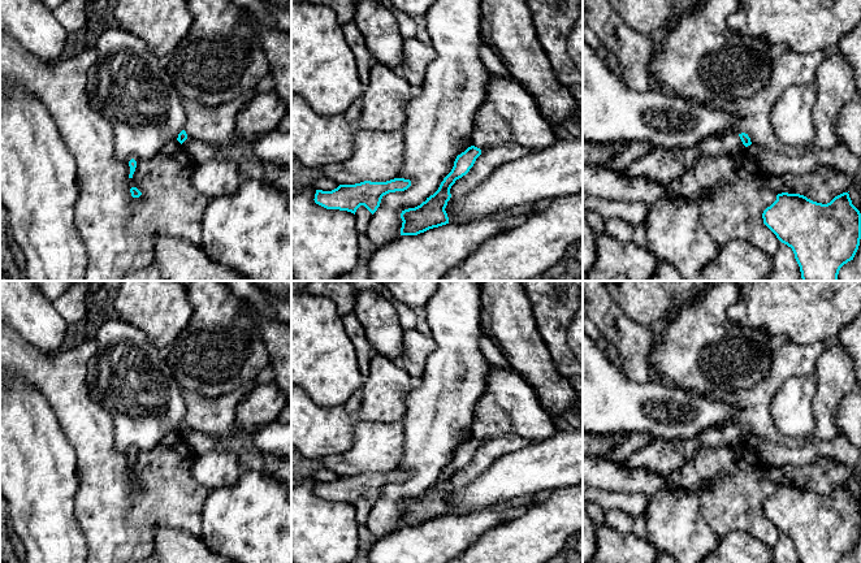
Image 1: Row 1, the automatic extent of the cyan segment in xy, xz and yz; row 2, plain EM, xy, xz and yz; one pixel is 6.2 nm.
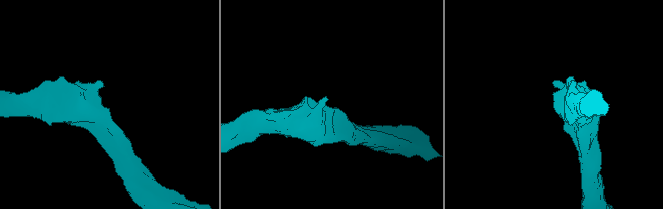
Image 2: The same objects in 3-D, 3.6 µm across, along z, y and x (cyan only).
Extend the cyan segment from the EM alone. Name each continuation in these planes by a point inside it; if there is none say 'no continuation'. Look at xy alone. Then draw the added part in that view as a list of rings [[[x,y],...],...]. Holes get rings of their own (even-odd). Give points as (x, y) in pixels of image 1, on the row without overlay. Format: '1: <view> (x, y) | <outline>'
no continuation

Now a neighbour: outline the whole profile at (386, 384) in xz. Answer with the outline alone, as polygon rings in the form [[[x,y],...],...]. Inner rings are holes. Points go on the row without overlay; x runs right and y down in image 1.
[[[376,352],[368,365],[360,387],[362,403],[358,420],[369,423],[394,423],[406,413],[404,398],[415,380],[399,364]]]

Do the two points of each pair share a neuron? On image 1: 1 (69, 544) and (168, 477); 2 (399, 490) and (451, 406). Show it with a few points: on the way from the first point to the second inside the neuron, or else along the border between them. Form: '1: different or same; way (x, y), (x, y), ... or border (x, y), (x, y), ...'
1: different; border (73, 506), (73, 512), (87, 549)
2: same; way (422, 473), (425, 470), (425, 455), (433, 428)

